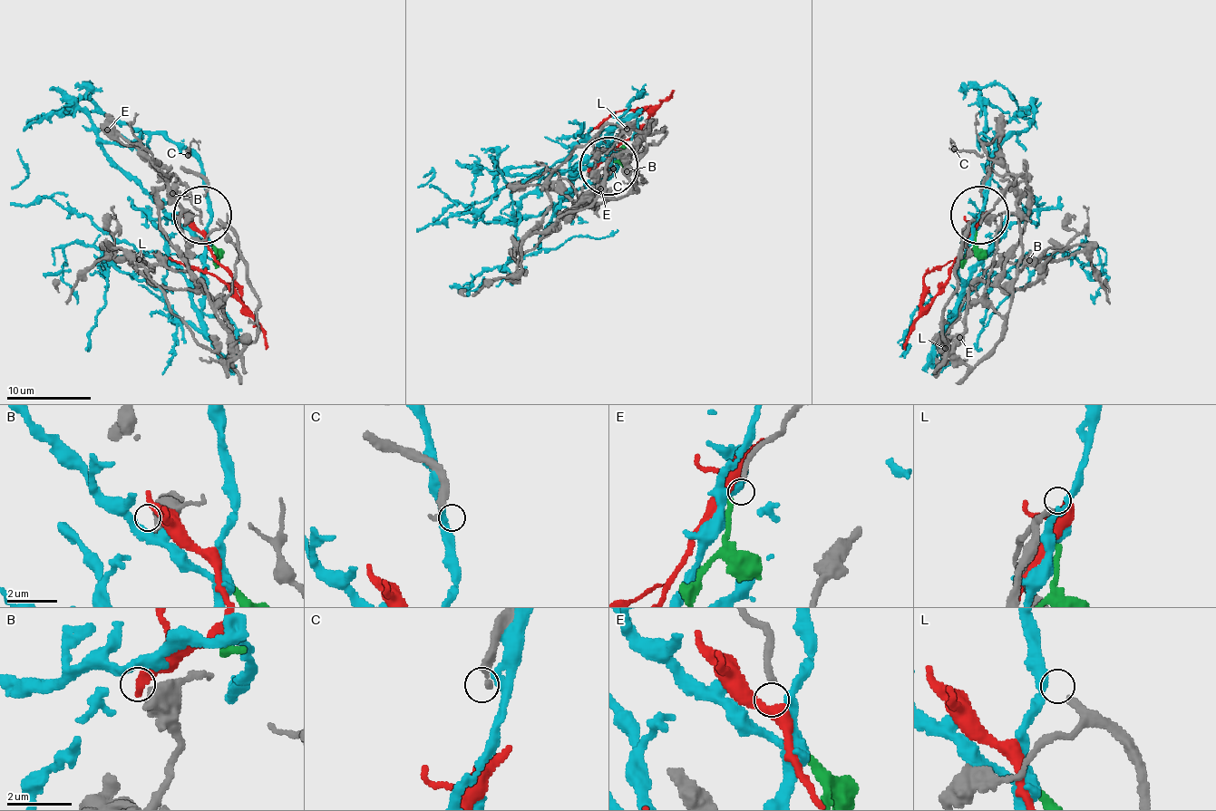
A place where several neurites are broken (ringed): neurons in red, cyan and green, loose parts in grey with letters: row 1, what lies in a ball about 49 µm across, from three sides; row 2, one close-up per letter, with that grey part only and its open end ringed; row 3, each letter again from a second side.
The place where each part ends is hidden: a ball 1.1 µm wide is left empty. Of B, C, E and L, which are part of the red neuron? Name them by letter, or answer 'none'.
none

